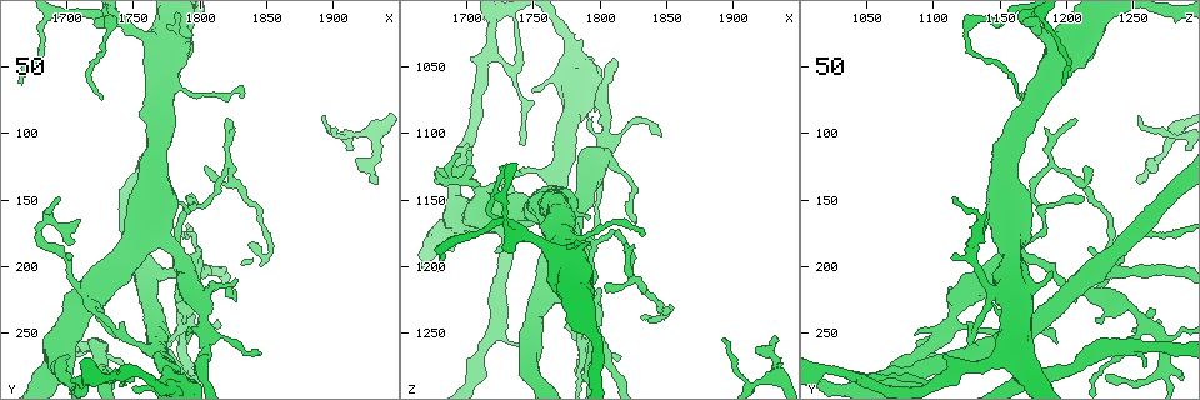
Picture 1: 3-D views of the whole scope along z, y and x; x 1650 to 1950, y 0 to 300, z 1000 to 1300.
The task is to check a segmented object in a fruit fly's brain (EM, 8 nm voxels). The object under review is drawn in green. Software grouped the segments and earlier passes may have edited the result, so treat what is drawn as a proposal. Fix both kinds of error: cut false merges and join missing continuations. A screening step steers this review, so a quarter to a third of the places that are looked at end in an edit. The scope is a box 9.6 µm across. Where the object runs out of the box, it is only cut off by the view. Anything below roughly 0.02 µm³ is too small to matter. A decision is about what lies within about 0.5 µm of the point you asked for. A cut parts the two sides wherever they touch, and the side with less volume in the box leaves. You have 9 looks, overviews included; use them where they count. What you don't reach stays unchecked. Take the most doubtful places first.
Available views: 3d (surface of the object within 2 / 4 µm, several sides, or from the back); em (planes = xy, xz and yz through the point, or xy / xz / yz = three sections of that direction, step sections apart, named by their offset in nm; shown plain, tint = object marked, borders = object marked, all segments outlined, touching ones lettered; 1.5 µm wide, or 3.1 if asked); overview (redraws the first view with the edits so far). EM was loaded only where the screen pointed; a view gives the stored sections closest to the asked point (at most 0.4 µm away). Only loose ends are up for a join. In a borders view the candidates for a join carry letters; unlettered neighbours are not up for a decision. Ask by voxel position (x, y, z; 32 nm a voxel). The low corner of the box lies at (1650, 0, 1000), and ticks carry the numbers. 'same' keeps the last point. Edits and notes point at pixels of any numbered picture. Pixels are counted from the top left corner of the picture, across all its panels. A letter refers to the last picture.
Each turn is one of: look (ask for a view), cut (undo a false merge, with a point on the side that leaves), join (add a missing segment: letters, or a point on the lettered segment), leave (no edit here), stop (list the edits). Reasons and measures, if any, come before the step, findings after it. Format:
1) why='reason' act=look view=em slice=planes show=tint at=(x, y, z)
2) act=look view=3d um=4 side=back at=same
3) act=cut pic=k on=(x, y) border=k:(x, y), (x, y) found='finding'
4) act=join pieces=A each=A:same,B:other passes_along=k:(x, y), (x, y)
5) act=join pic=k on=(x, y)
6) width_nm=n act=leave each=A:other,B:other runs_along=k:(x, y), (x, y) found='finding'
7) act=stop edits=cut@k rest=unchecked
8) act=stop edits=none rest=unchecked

why='thin end' act=look view=em slice=xz step=4 show=tint at=(1814, 242, 1272)

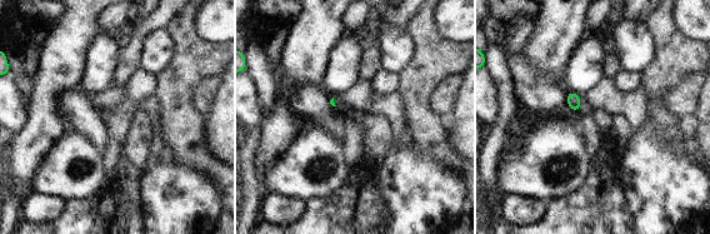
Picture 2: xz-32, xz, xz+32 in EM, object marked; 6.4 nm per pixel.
why='cut it another way' act=look view=em slice=planes show=borders at=same

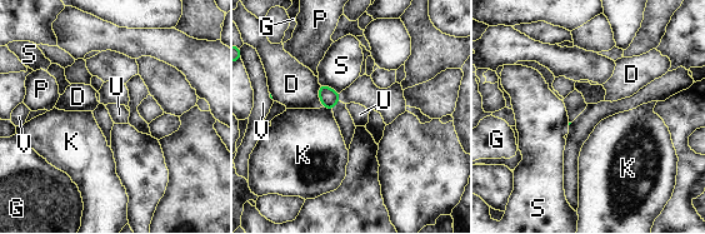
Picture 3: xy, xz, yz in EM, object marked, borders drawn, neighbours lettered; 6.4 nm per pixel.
act=leave each=D:other,G:other,K:other,P:other,S:other,U:other,V:other border=3:(323, 105), (331, 109) found='no lettered segment goes on from it'

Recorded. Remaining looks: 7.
why='tapers out' act=look view=em slice=planes show=plain at=(1728, 74, 1164)

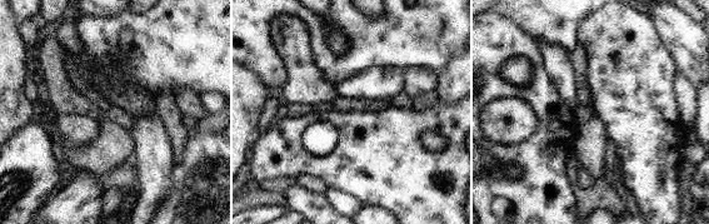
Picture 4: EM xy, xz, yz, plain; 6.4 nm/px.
why='see the neighbours' act=look view=em slice=planes show=borders at=same

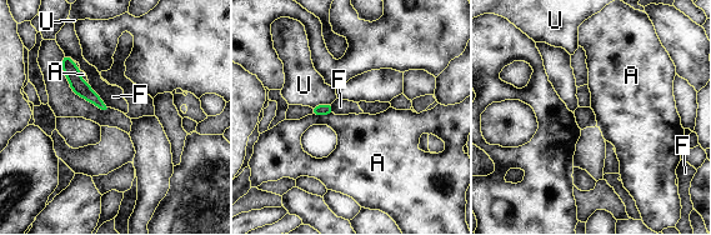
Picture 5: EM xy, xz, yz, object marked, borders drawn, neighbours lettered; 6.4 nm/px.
width_nm=70 act=leave each=A:other,F:other,U:other runs_along=5:(65, 59), (74, 79), (100, 104) found='none of them fits'

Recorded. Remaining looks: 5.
why='tapers out' act=look view=em slice=xz step=8 show=borders at=(1796, 280, 1230)

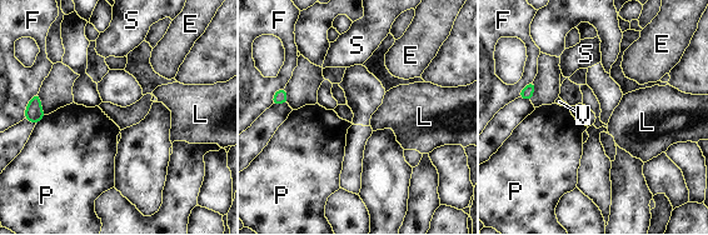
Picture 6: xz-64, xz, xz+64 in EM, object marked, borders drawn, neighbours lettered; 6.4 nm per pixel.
act=leave each=E:other,F:other,L:other,P:other,S:other,V:other border=6:(45, 115), (36, 124) found='no lettered segment goes on from it'

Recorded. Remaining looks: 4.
why='tapers out' act=look view=3d um=4 at=(1832, 74, 1176)

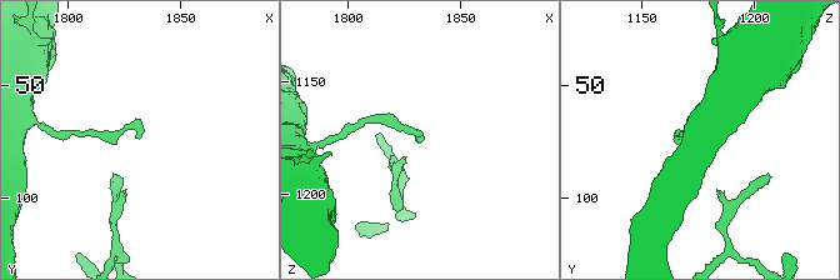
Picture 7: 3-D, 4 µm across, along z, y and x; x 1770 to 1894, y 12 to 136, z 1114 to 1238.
act=look view=em slice=xy step=8 show=tint at=(1831, 73, 1176)

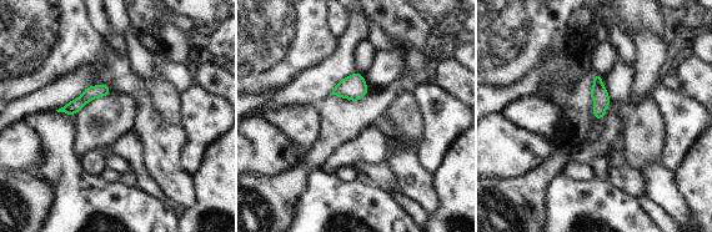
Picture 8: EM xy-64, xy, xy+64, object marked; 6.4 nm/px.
why='cut it another way' act=look view=em slice=planes show=borders at=same

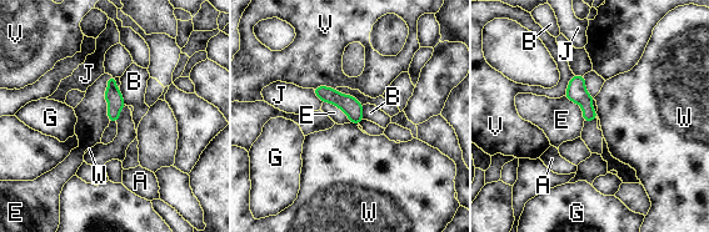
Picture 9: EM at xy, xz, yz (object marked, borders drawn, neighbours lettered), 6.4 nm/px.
act=leave each=A:other,B:other,E:other,G:other,J:other,V:other,W:other found='none of them fits'

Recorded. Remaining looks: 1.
act=stop edits=none rest=unchecked

